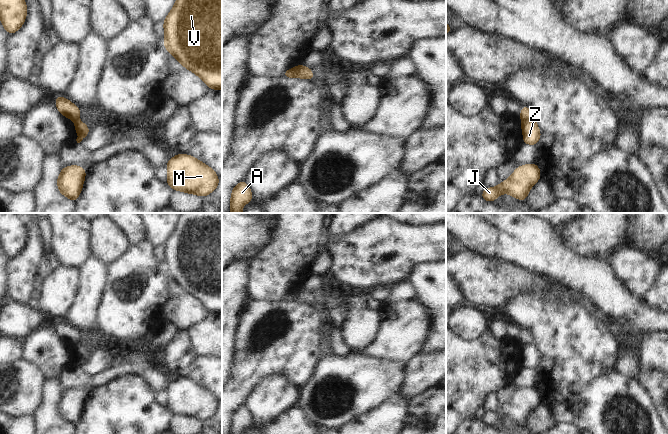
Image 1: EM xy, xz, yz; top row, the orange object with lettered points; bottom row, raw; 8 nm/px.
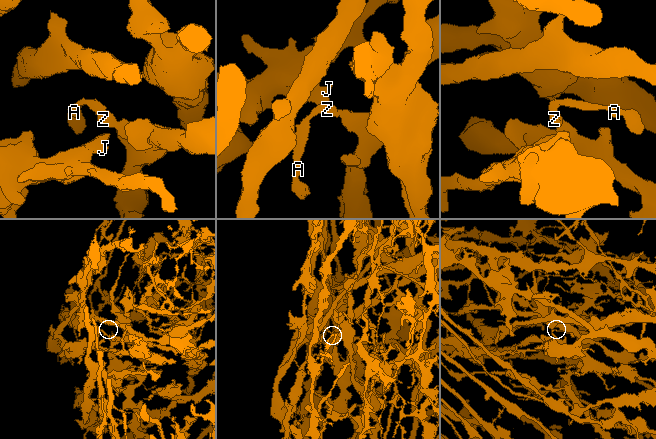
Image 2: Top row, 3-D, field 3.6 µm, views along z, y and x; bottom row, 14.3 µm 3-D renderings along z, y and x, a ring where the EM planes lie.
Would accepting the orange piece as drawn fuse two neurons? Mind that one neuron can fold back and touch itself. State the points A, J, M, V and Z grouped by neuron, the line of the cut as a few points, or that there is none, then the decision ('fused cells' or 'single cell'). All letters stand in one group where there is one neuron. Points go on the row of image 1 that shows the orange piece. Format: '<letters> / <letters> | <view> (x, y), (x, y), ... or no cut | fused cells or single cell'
A / J M V Z | yz (533, 118), (521, 120) | fused cells

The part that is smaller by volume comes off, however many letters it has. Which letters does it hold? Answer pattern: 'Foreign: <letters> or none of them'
Foreign: A

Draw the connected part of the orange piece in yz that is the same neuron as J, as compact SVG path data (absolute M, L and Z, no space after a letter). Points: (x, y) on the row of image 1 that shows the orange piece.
M535 162L524 164L518 166L507 180L496 187L485 188L480 197L493 203L499 195L508 193L516 199L527 201L531 187L540 180L540 177L541 171Z

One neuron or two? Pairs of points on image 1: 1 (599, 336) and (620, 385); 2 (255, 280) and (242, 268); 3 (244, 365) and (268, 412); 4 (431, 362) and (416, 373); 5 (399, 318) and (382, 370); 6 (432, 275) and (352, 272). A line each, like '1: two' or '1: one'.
1: two
2: two
3: two
4: one
5: two
6: two

